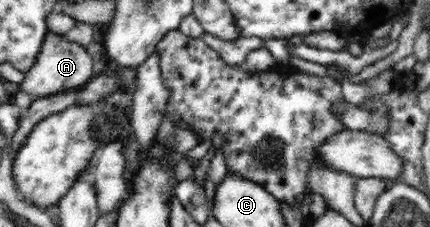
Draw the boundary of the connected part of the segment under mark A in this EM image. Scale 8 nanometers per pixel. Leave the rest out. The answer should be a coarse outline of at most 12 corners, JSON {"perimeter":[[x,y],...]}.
{"perimeter":[[49,31],[20,90],[32,100],[83,88],[85,47]]}

